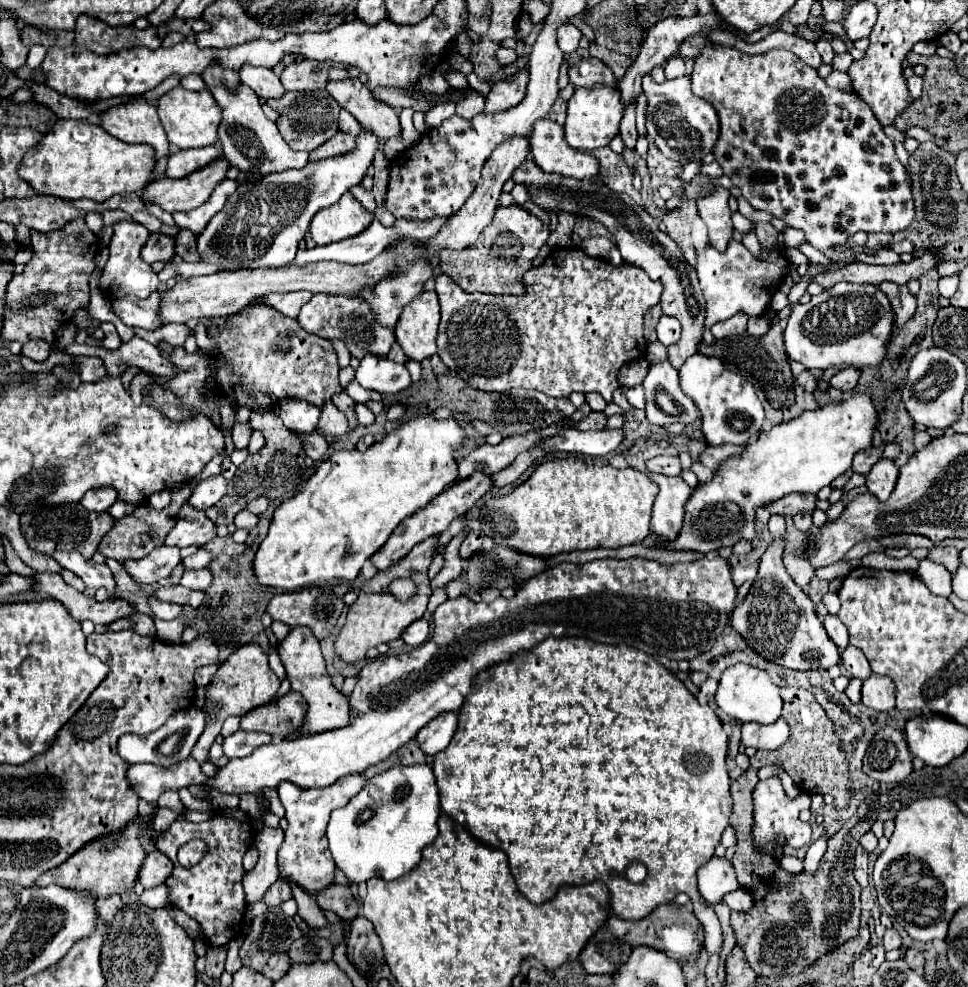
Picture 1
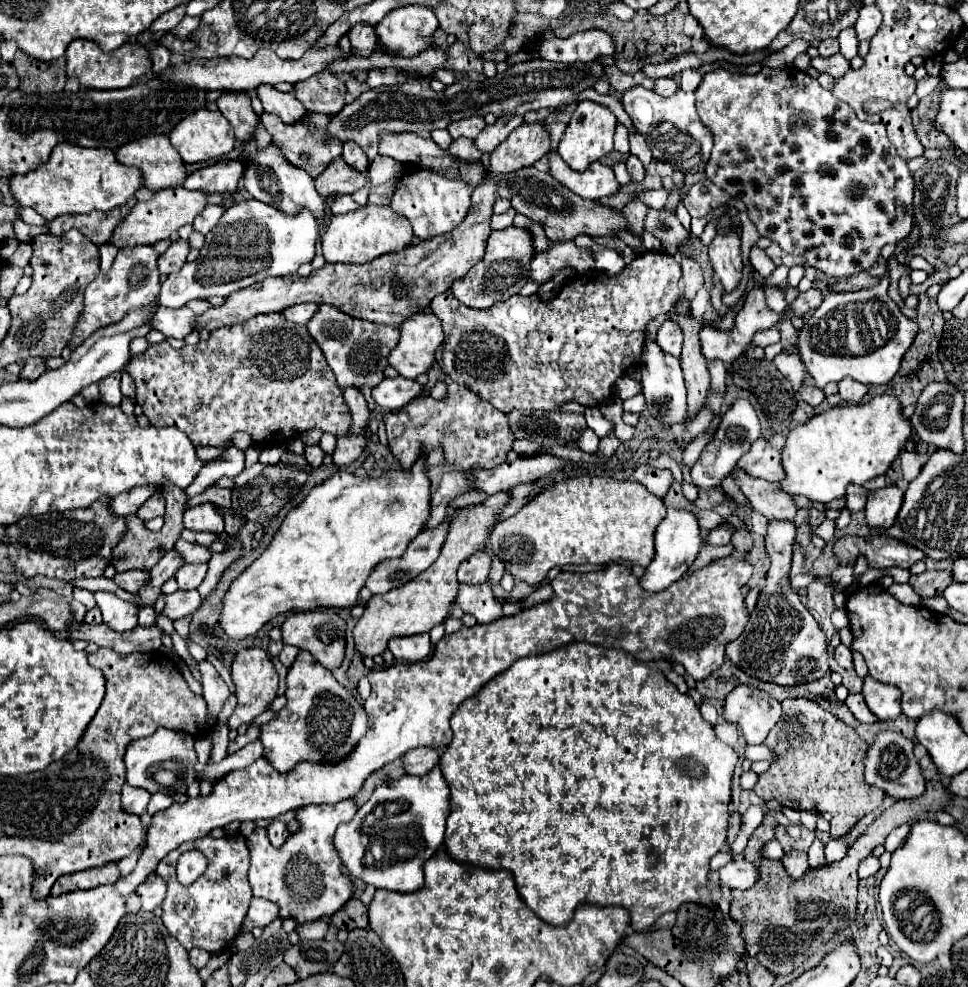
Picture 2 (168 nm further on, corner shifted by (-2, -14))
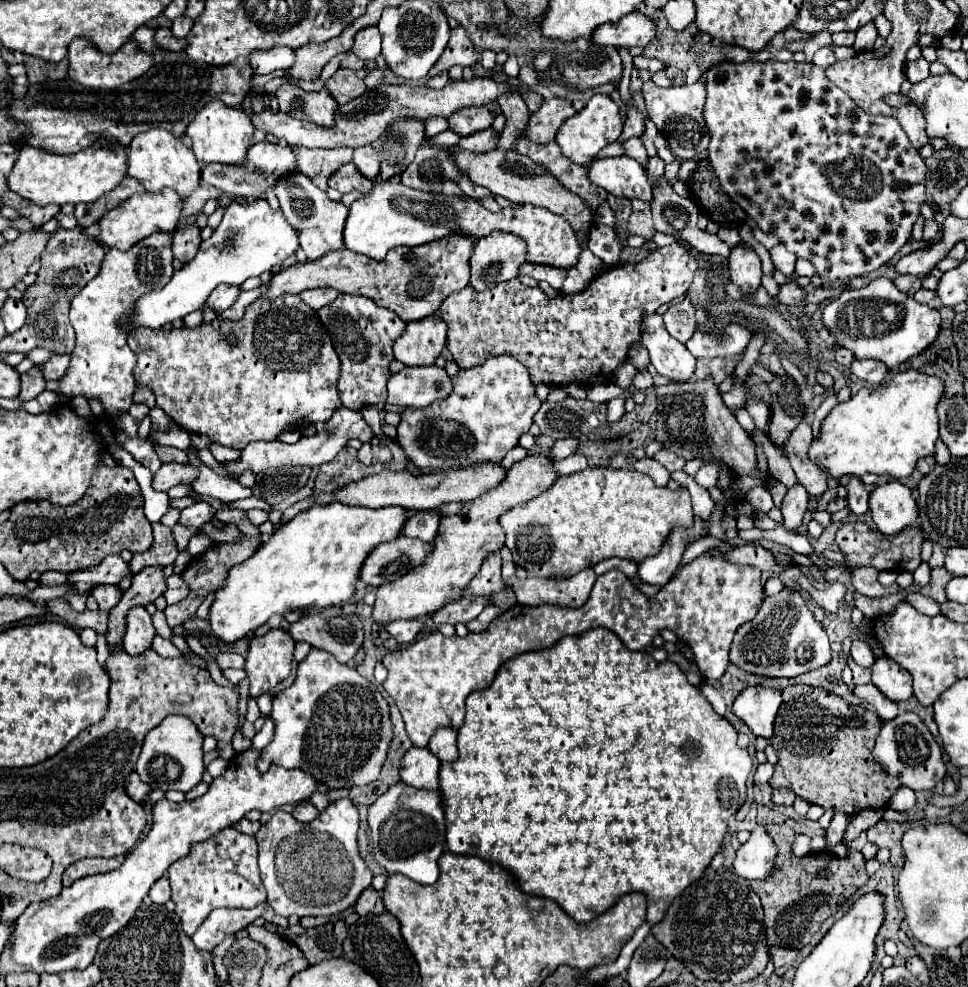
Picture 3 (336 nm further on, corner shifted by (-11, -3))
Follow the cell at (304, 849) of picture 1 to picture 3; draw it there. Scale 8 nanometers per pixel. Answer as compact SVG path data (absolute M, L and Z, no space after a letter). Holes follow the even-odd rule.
M341 797L327 805L311 823L299 823L285 811L275 811L275 815L259 829L255 839L259 843L259 871L261 881L267 889L267 903L277 915L329 915L335 917L347 907L351 907L363 889L371 885L371 871L363 863L357 851L357 831L359 831L359 813L349 797Z

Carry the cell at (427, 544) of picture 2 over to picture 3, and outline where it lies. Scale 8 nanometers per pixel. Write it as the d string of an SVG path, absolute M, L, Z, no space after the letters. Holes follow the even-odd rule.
M401 537L393 543L381 543L381 547L375 547L373 555L369 555L365 561L365 567L361 569L361 581L371 587L395 581L421 565L431 551L433 543L423 543L421 539L411 537Z

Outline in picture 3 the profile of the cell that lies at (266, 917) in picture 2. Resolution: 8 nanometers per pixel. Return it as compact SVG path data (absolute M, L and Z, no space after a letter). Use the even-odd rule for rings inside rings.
M265 903L259 907L247 909L247 911L233 911L233 909L215 909L205 919L205 923L195 931L191 937L195 947L201 951L213 951L225 937L245 929L249 923L253 923L261 913L265 911Z

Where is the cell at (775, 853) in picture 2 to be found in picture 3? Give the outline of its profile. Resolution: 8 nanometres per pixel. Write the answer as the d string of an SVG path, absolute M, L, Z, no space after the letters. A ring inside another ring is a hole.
M757 825L751 833L751 839L737 849L733 861L733 871L747 880L764 880L769 877L777 857L777 845L769 837L763 825Z

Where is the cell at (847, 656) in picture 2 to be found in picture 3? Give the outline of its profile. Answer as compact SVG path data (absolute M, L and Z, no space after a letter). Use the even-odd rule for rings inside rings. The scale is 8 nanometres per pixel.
M855 639L855 641L853 641L853 645L851 645L851 657L853 657L853 661L855 661L857 665L861 665L861 667L871 667L873 661L875 661L873 651L871 651L869 645L867 645L865 641L861 641L861 639Z

